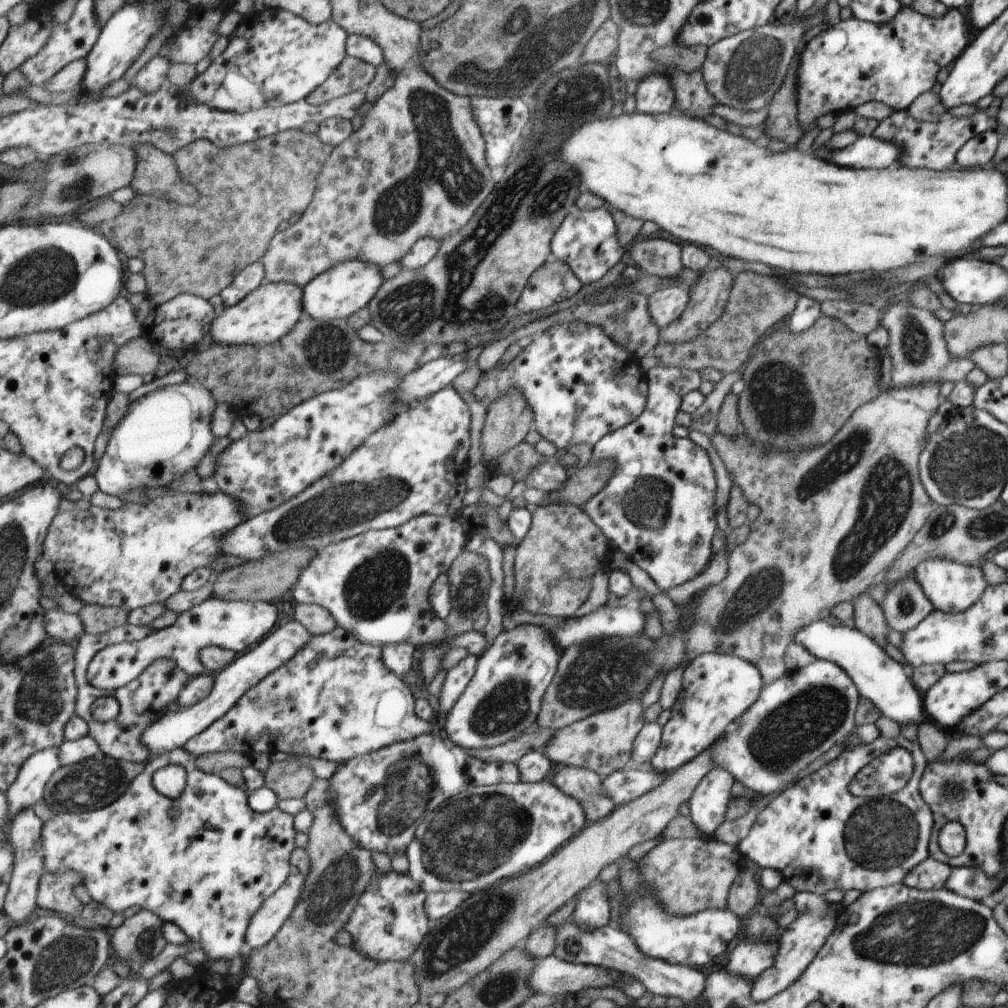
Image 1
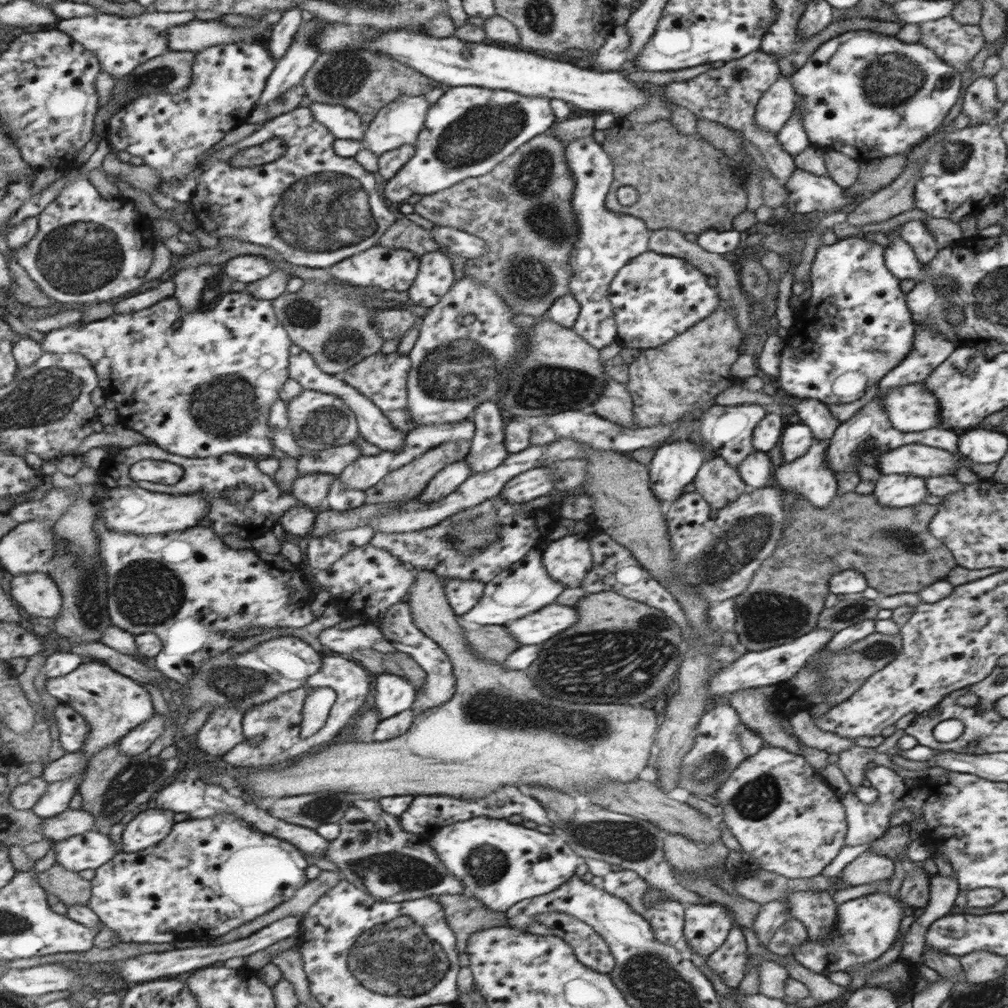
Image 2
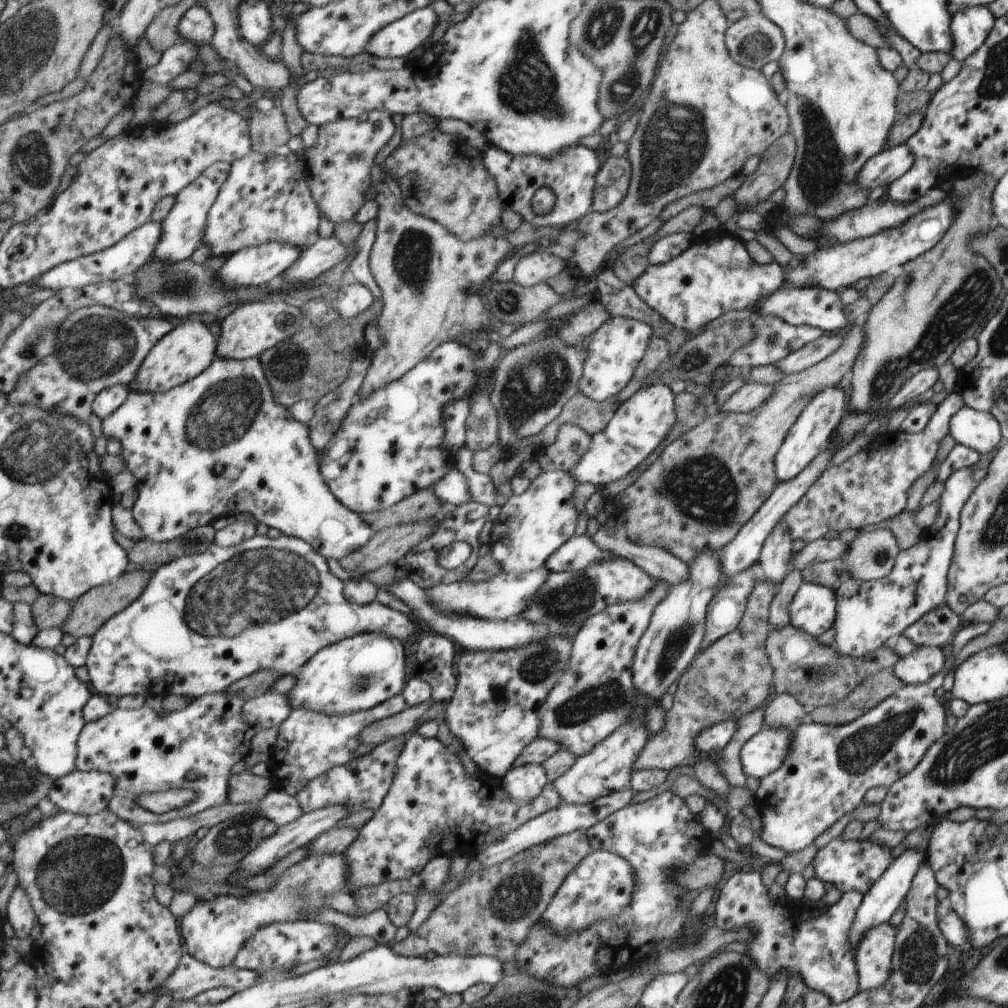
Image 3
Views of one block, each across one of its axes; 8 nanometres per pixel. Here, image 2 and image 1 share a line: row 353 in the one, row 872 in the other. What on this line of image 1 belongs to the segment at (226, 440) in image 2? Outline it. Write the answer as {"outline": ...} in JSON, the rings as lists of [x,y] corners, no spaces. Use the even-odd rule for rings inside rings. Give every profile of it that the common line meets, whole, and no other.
{"outline":[[[185,747],[152,756],[145,770],[117,802],[92,811],[57,813],[44,823],[41,840],[45,870],[83,874],[93,903],[100,903],[115,913],[140,906],[160,915],[193,938],[209,958],[229,960],[229,975],[240,982],[249,974],[245,968],[245,955],[248,954],[243,951],[249,925],[263,903],[287,882],[291,856],[297,848],[293,815],[279,807],[271,812],[257,812],[249,804],[249,793],[245,788],[231,786],[219,775],[199,770],[197,757]],[[169,765],[187,770],[187,788],[175,799],[161,794],[153,784],[154,774]],[[173,807],[178,808],[179,816],[171,816]]]}

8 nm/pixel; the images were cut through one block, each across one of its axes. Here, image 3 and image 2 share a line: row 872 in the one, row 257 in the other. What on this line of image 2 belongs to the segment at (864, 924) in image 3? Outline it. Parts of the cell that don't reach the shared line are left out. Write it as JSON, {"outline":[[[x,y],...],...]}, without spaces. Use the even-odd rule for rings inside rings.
{"outline":[[[897,234],[887,236],[888,244],[884,247],[885,265],[893,273],[893,276],[911,278],[920,281],[926,277],[925,265],[916,258],[912,248]]]}

